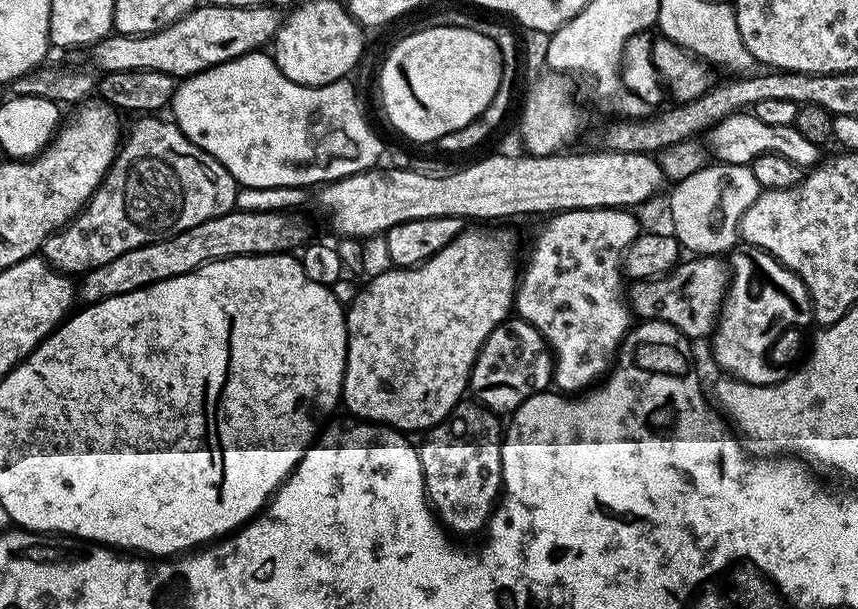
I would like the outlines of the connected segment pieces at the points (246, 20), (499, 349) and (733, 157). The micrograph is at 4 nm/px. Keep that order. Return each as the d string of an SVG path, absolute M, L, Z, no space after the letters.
M211 2L196 7L192 12L187 12L181 20L175 20L157 32L145 36L121 36L109 34L105 40L99 40L92 45L90 55L94 63L100 67L101 73L114 70L158 70L177 78L194 76L197 72L205 72L219 64L230 62L234 58L244 56L247 52L255 52L265 47L264 43L271 41L282 23L282 12L279 8L261 6L259 8L227 8L214 6Z
M512 318L507 321L506 326L495 328L481 346L468 376L468 392L471 399L490 411L511 414L523 400L545 391L553 383L553 367L554 357L544 336L525 320Z
M751 111L736 112L733 116L722 118L706 132L706 148L719 163L751 165L760 156L781 156L801 170L811 170L821 163L821 145L807 140L798 134L795 124L770 126L761 122Z

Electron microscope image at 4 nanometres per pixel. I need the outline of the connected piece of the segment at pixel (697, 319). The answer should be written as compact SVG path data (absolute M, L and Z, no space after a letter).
M697 255L676 265L667 276L629 283L626 299L633 317L641 321L661 320L674 326L689 341L711 337L718 327L720 307L728 292L730 269L719 255Z

